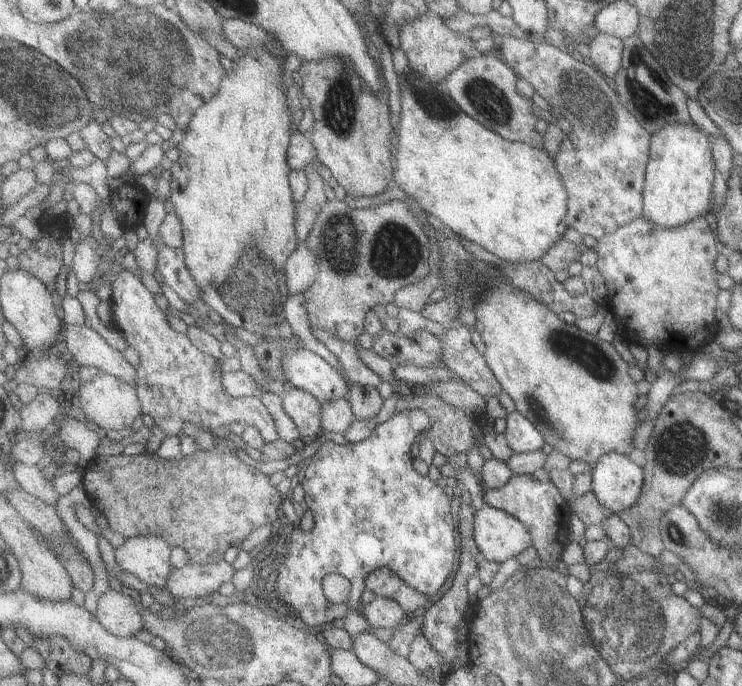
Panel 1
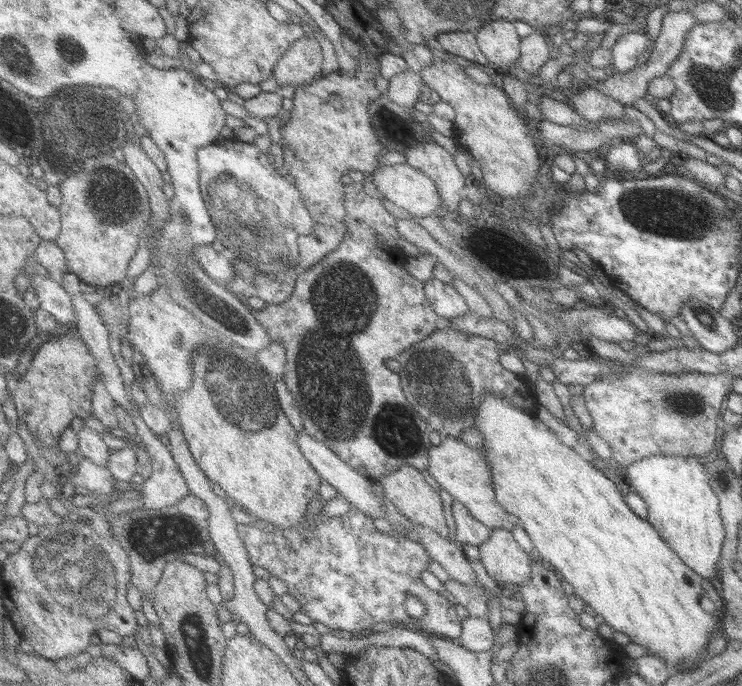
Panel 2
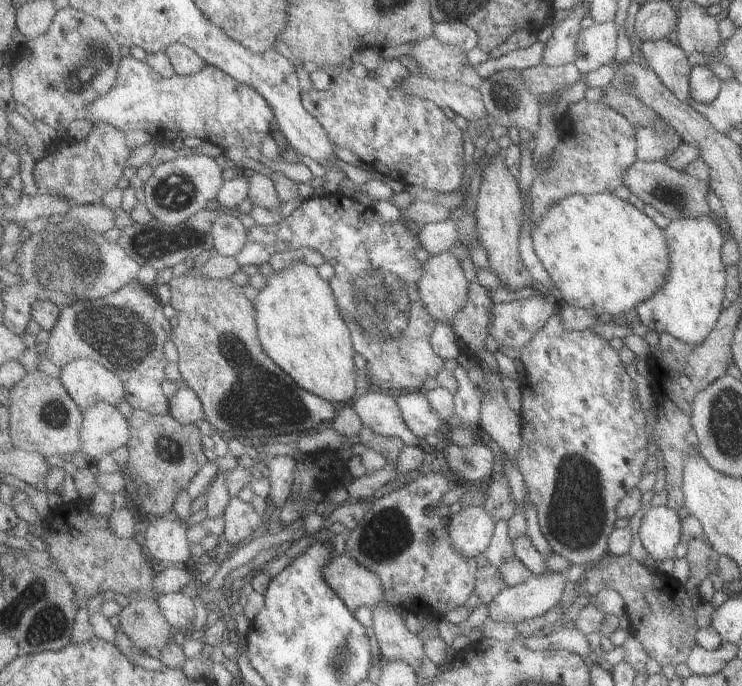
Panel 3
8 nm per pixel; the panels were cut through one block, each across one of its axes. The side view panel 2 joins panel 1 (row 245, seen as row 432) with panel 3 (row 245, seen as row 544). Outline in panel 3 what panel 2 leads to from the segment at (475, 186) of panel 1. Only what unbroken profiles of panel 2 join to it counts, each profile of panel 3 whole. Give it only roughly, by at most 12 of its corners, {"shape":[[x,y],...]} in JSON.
{"shape":[[615,194],[561,198],[533,230],[563,304],[627,314],[671,244]]}

